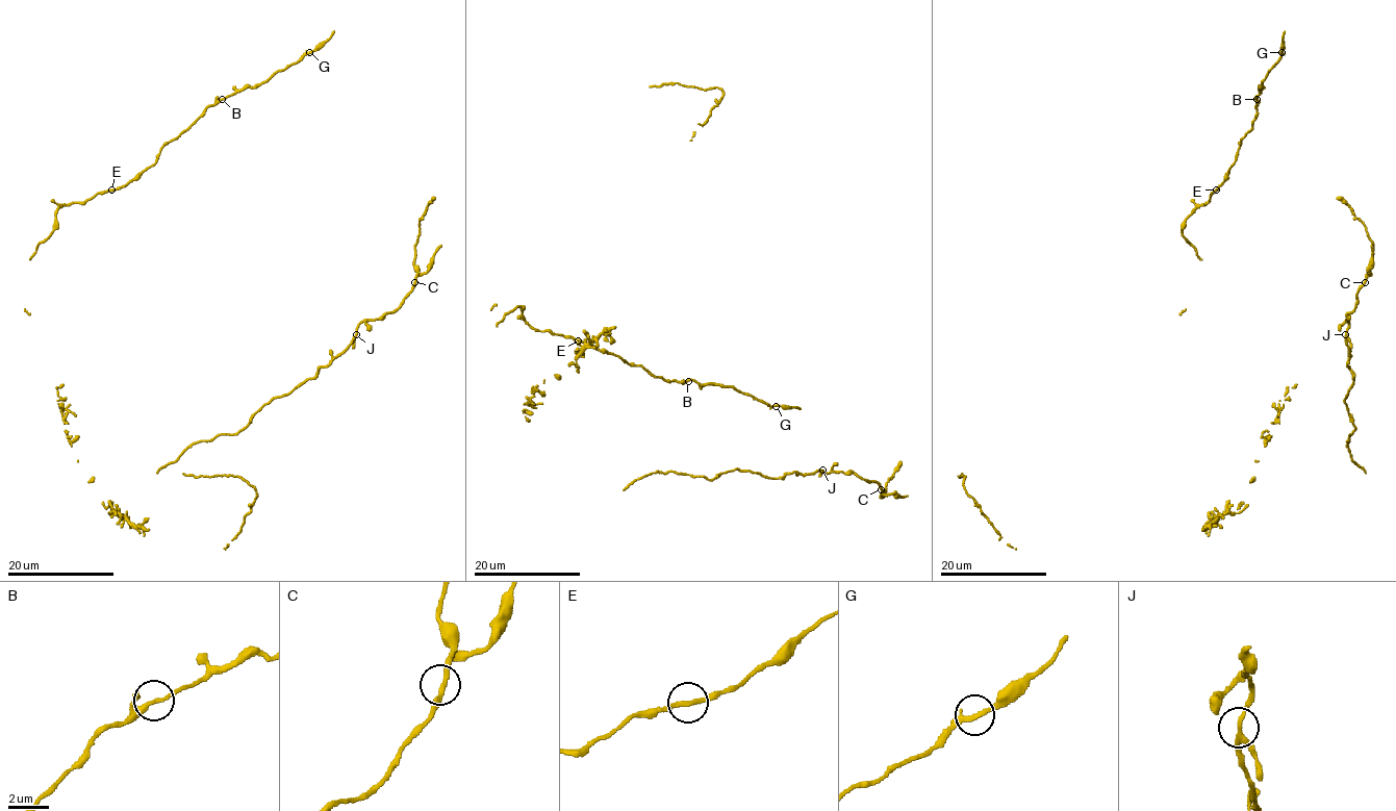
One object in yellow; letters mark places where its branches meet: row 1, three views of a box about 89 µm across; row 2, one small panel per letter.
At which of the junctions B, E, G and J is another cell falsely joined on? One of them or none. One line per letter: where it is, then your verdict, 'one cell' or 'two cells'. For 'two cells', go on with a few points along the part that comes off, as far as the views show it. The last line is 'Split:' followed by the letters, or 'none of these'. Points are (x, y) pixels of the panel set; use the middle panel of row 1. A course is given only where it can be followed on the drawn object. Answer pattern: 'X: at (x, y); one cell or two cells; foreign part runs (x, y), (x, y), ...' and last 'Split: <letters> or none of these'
B: at (688, 381); one cell
E: at (578, 340); one cell
G: at (776, 406); one cell
J: at (822, 470); two cells; foreign part runs (822, 471), (856, 473), (864, 480), (874, 481), (883, 490), (882, 499), (900, 461)
Split: J

